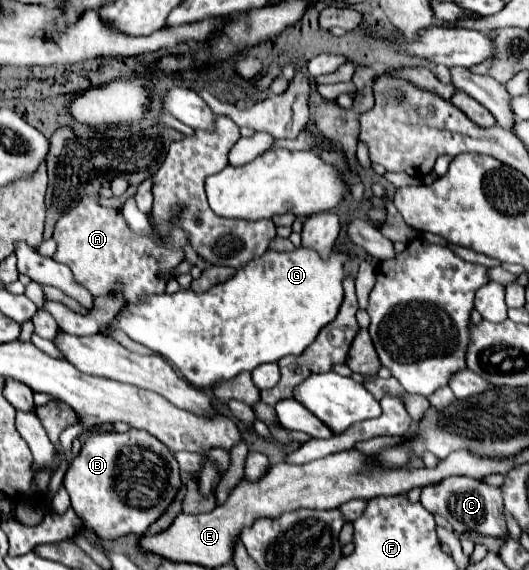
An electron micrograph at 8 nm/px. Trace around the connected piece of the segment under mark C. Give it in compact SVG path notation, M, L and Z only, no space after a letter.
M449 476L439 484L425 486L421 492L421 504L431 512L447 518L453 526L455 534L463 534L465 530L477 530L483 536L505 538L507 536L507 522L503 514L503 498L501 488L493 488L483 484L481 480L473 480L467 476Z

